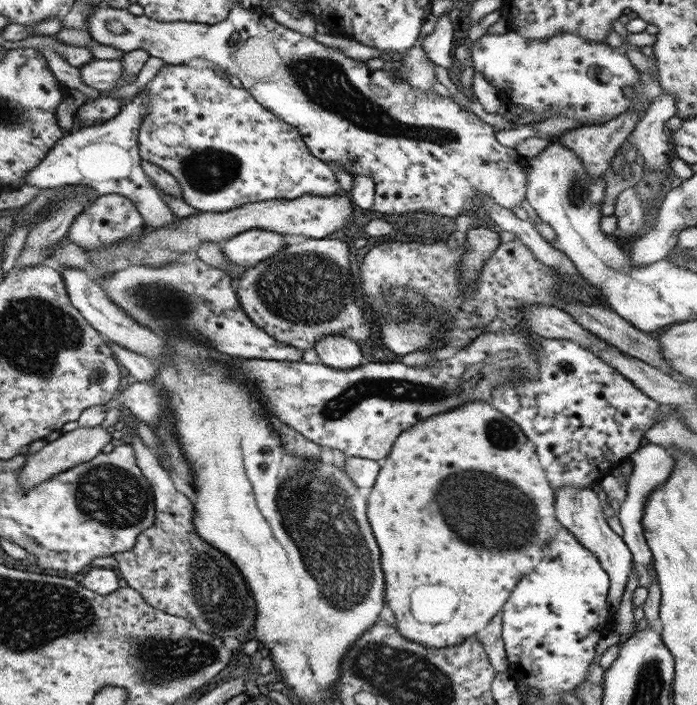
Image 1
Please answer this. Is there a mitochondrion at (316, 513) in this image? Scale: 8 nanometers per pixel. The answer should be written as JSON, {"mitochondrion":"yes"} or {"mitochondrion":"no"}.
{"mitochondrion":"yes"}

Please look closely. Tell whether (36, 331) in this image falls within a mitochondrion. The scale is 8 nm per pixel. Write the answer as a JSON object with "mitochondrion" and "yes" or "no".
{"mitochondrion":"yes"}

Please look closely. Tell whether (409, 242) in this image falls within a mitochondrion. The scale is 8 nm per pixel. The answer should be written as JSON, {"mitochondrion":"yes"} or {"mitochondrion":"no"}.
{"mitochondrion":"no"}

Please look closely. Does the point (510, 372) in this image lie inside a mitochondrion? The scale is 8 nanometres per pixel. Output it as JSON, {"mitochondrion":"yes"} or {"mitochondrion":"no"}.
{"mitochondrion":"yes"}

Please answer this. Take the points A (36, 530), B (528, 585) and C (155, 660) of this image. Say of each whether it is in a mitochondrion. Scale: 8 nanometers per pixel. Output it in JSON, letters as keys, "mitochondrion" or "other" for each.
{"A":"other","B":"other","C":"mitochondrion"}

